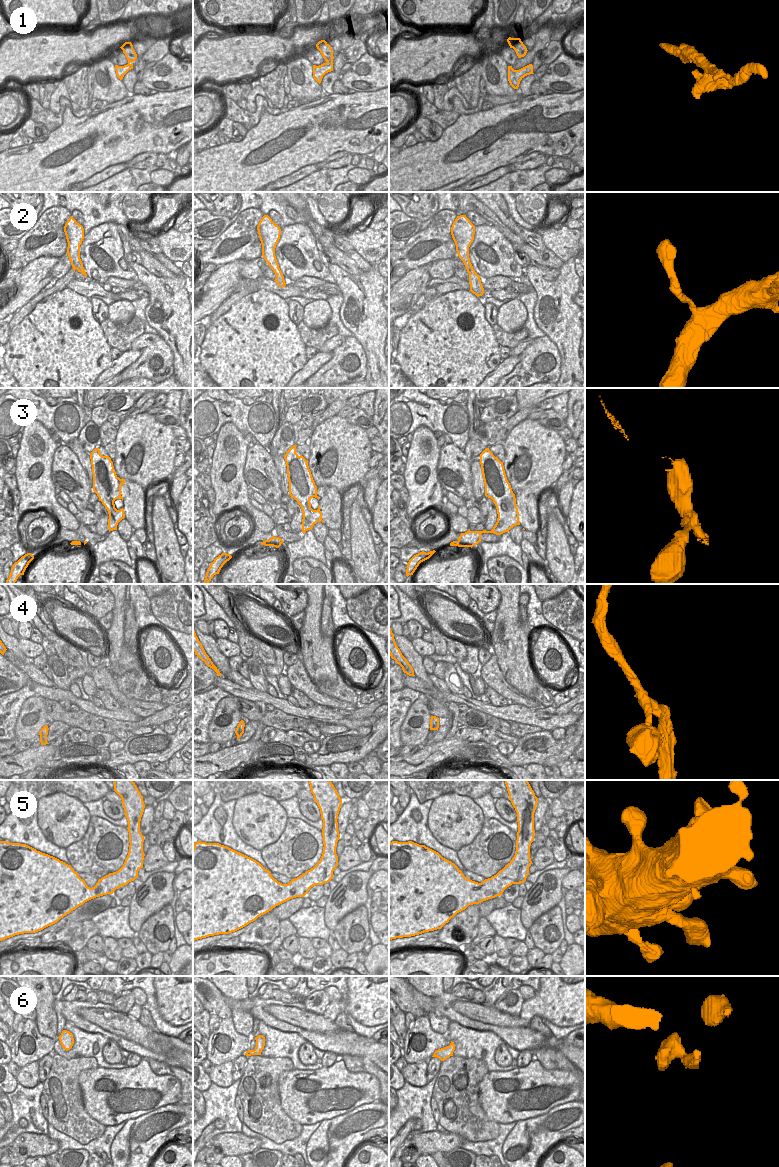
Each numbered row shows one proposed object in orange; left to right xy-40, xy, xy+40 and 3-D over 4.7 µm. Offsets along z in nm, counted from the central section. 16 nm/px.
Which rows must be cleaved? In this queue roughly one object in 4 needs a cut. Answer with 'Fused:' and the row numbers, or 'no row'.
Fused: no row

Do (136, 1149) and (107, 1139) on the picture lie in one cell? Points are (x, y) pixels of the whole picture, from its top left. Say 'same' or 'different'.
different

